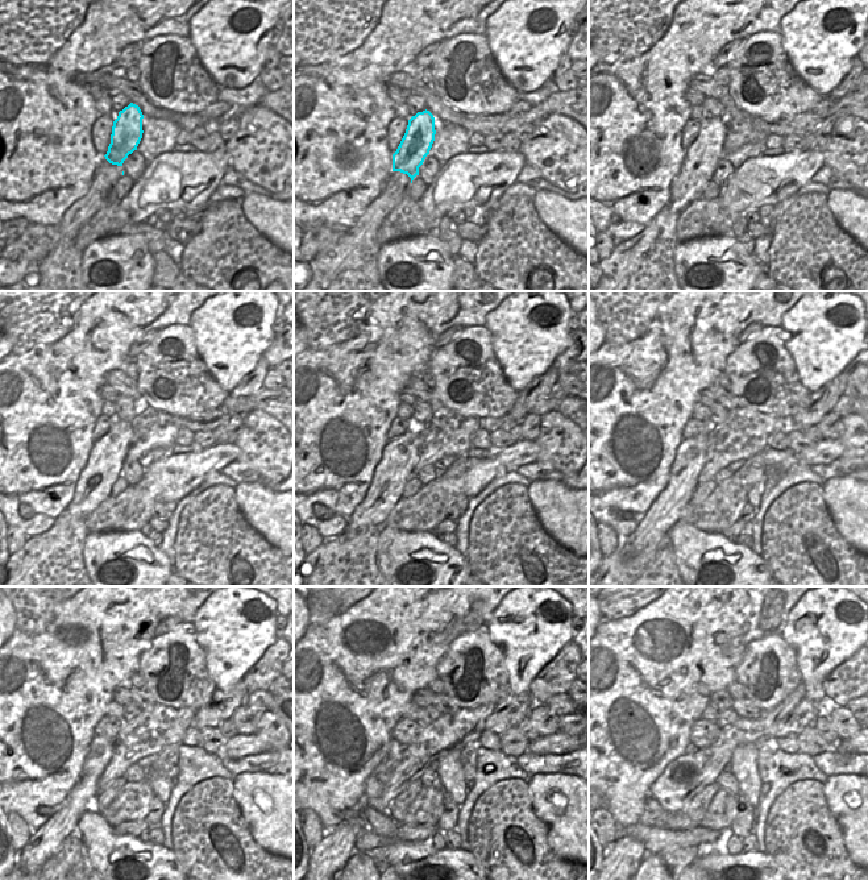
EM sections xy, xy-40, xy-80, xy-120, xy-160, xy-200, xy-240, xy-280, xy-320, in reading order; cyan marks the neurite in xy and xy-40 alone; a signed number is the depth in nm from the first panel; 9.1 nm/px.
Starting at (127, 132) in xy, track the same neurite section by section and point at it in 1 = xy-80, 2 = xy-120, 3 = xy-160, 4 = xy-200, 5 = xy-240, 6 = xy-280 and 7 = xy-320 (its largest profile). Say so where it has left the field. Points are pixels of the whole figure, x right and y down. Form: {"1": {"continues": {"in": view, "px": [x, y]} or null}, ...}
{"1": {"continues": {"in": "xy-80", "px": [701, 158]}}, "2": {"continues": {"in": "xy-120", "px": [104, 465]}}, "3": {"continues": {"in": "xy-160", "px": [399, 456]}}, "4": {"continues": {"in": "xy-200", "px": [667, 510]}}, "5": {"continues": {"in": "xy-240", "px": [45, 842]}}, "6": {"continues": {"in": "xy-280", "px": [332, 854]}}, "7": {"continues": {"in": "xy-320", "px": [626, 854]}}}

